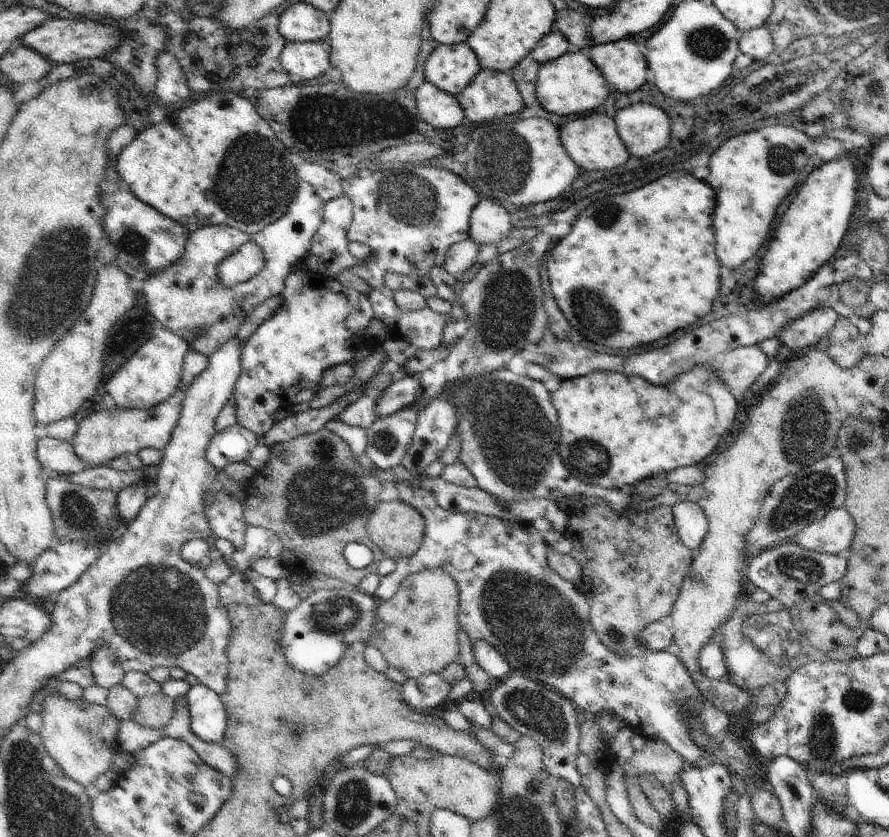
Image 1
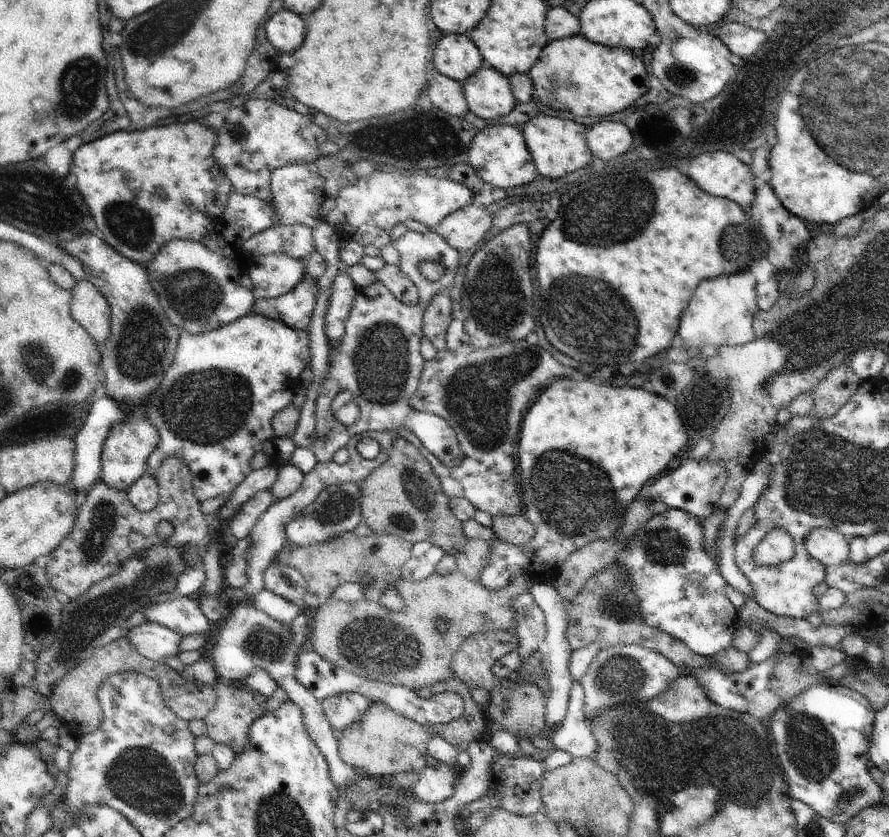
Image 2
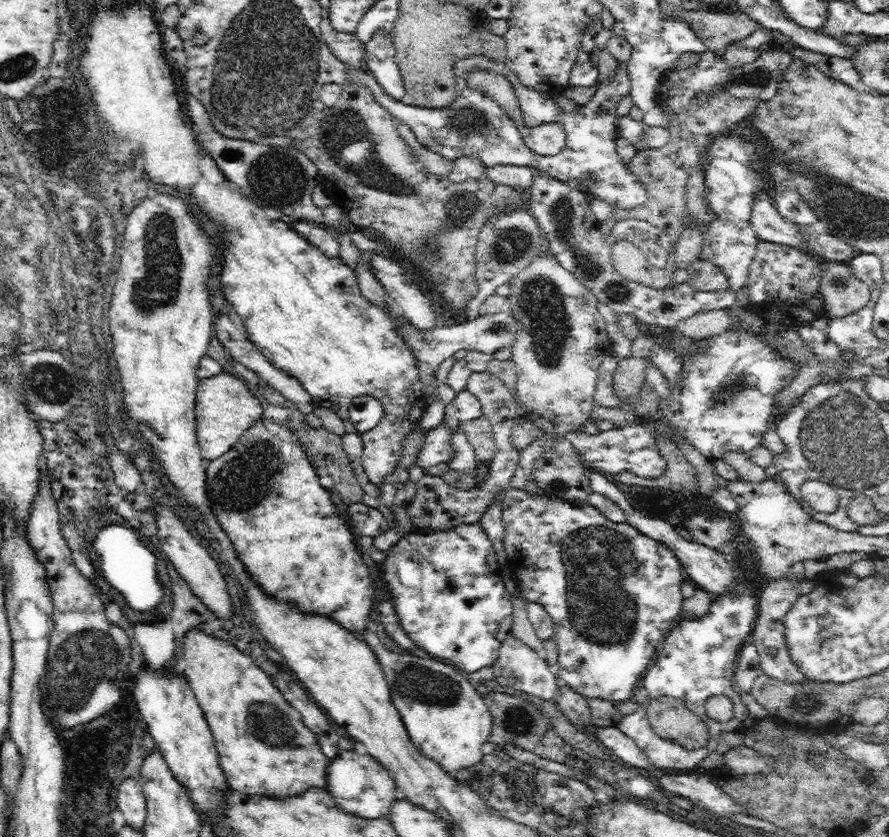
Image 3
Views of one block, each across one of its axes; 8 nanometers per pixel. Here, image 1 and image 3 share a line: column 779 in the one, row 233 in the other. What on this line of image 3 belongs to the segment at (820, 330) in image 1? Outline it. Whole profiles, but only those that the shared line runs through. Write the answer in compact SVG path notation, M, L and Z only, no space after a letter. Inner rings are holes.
M188 90L185 104L187 104L186 116L201 149L211 156L226 179L238 184L257 204L281 210L288 216L292 216L294 221L302 220L332 228L337 237L343 229L347 228L342 225L342 219L346 215L342 209L334 206L320 208L314 205L311 194L318 185L318 170L302 151L296 147L228 138L212 126L204 105Z

